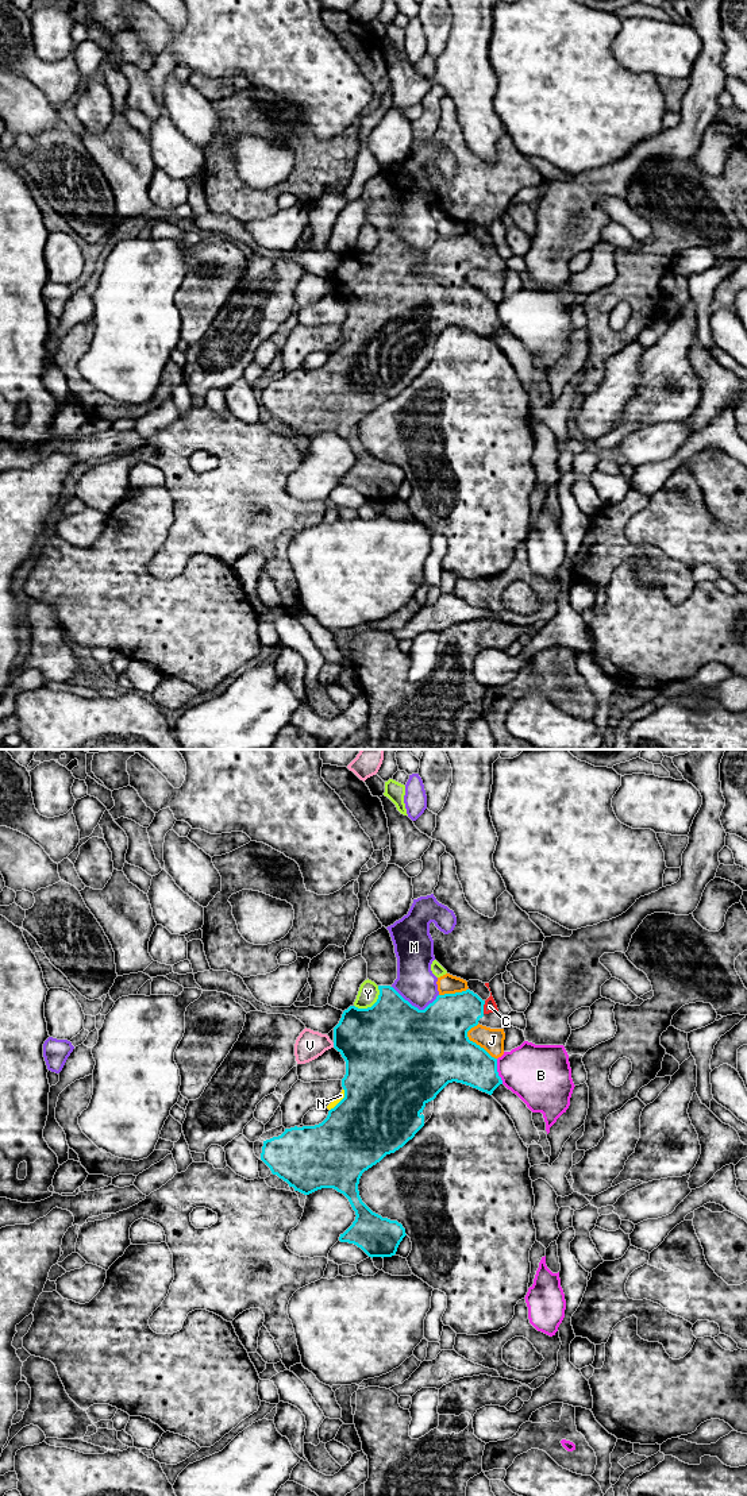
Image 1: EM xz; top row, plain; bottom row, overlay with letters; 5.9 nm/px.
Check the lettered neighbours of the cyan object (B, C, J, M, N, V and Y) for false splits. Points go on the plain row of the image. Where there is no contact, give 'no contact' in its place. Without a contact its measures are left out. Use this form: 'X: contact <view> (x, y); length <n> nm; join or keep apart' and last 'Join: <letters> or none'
B: contact xz (496, 315); length 160 nm; keep apart
C: contact xz (482, 251); length 80 nm; join
J: contact xz (476, 288); length 240 nm; keep apart
M: contact xz (414, 250); length 280 nm; keep apart
N: contact xz (342, 343); length 160 nm; keep apart
V: contact xz (334, 289); length 30 nm; keep apart
Y: contact xz (373, 249); length 200 nm; keep apart
Join: C

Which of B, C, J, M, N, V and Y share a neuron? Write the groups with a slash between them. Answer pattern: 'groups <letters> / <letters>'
groups B / C / J / M / N / V / Y

